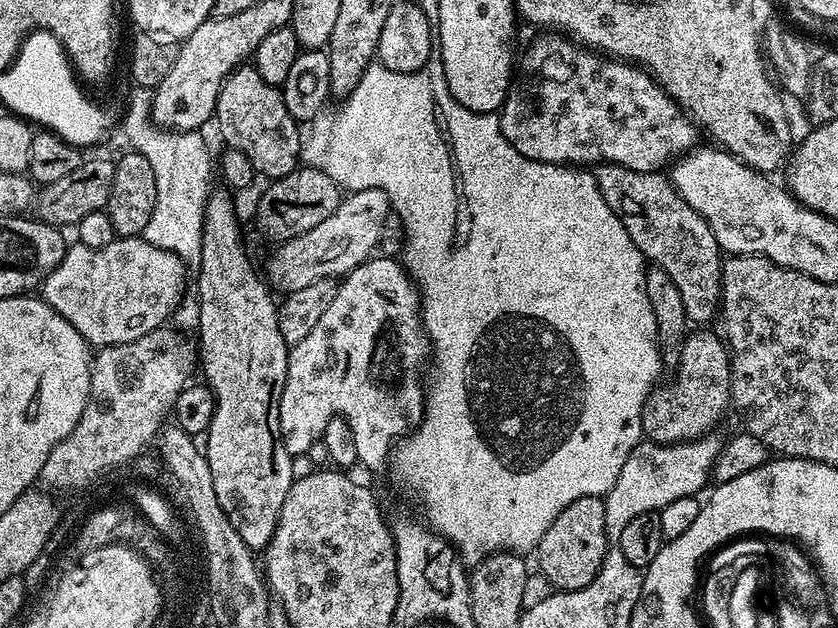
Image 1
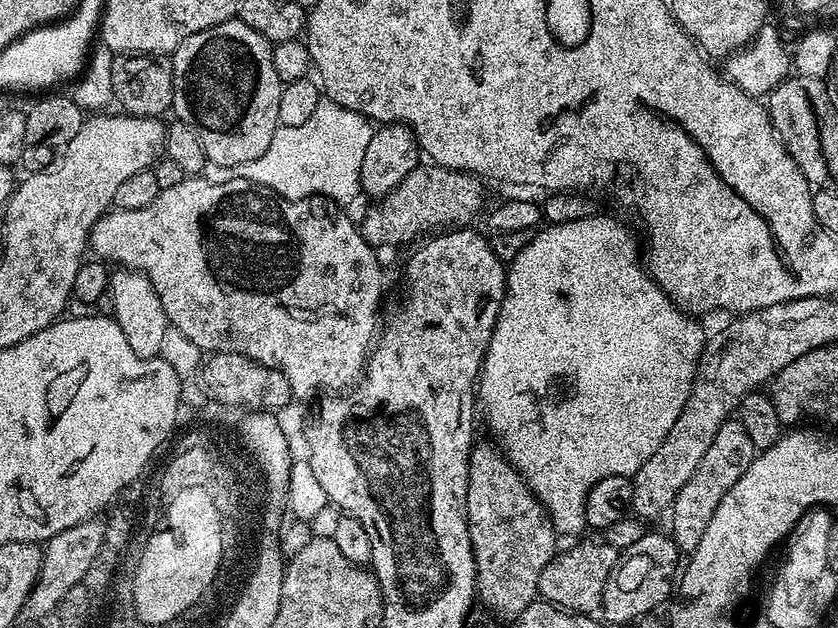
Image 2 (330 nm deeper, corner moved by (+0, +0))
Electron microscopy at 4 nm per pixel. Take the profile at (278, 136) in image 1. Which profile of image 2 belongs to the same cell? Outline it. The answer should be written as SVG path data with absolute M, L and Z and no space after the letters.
M233 18L218 26L210 26L198 34L190 34L176 51L171 53L172 73L174 74L174 94L171 111L175 119L186 122L198 134L202 142L204 159L218 162L218 166L242 166L262 158L270 138L281 127L278 118L278 102L282 87L272 61L272 45L258 30L250 30L246 22Z

